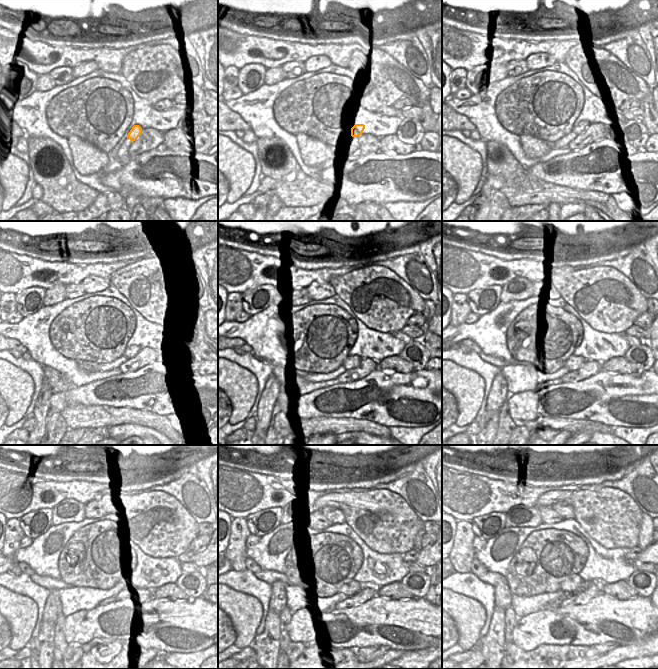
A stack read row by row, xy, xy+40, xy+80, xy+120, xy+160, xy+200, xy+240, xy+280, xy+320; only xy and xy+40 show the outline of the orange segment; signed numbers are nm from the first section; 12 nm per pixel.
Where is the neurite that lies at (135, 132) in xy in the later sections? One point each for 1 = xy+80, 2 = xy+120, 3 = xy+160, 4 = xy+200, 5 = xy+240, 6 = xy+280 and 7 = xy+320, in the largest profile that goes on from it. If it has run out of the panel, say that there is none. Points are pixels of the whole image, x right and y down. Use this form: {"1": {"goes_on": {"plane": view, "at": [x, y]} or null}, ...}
{"1": {"goes_on": {"plane": "xy+80", "at": [581, 127]}}, "2": {"goes_on": {"plane": "xy+120", "at": [132, 351]}}, "3": {"goes_on": {"plane": "xy+160", "at": [350, 362]}}, "4": {"goes_on": {"plane": "xy+200", "at": [574, 362]}}, "5": {"goes_on": {"plane": "xy+240", "at": [127, 586]}}, "6": {"goes_on": {"plane": "xy+280", "at": [350, 587]}}, "7": {"goes_on": {"plane": "xy+320", "at": [570, 586]}}}

